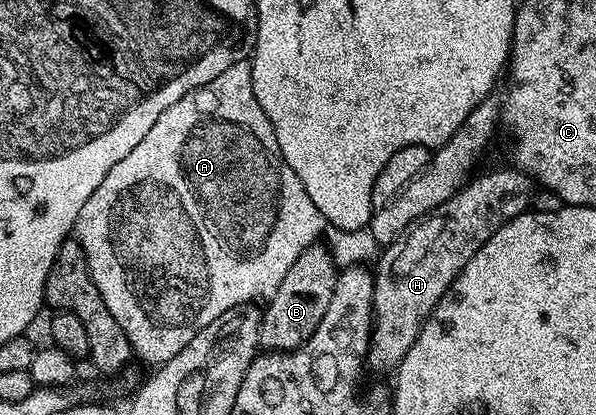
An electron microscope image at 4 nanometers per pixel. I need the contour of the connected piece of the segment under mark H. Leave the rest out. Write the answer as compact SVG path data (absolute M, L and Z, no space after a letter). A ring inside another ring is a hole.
M495 168L478 176L468 179L453 198L441 202L432 212L426 212L382 249L383 257L381 252L379 265L373 268L375 318L365 361L370 371L372 368L375 372L394 373L398 369L405 354L409 354L409 346L417 342L431 311L449 291L469 258L473 258L505 222L532 207L533 181L520 168Z

